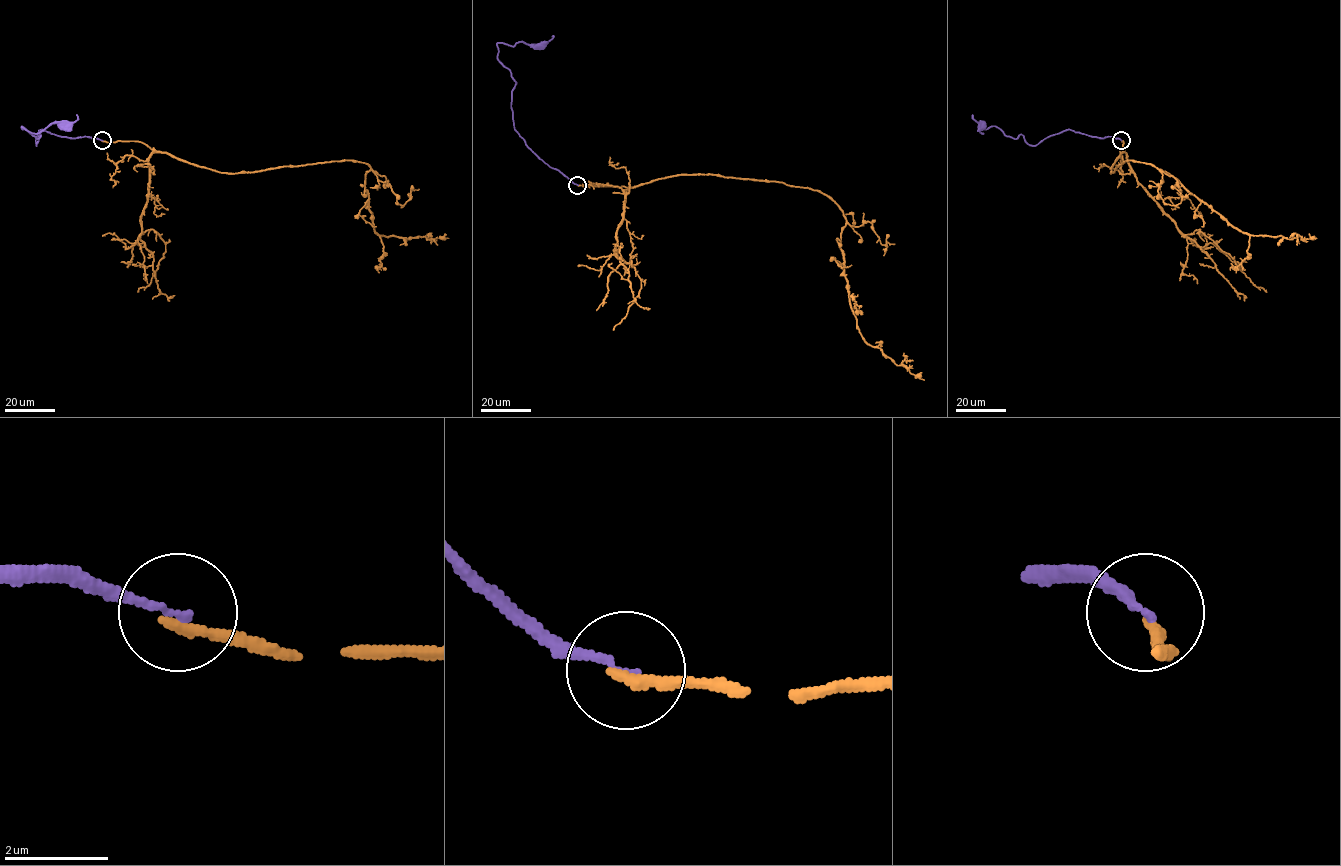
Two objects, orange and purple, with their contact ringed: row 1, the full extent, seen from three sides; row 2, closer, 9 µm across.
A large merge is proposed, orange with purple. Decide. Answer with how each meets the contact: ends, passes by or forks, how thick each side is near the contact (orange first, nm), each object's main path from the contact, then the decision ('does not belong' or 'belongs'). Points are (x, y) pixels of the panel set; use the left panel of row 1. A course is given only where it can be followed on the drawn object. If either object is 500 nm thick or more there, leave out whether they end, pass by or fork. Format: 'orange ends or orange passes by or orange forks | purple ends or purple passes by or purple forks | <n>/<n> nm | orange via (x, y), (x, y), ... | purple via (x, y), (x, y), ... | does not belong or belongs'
orange ends | purple ends | 220/130 nm | orange via (102, 140), (140, 141), (222, 173), (364, 162), (370, 167), (365, 188), (376, 233), (448, 238) | purple via (102, 140), (44, 129), (36, 145), (40, 134), (38, 139), (21, 127), (39, 133), (53, 123), (65, 125) | does not belong

